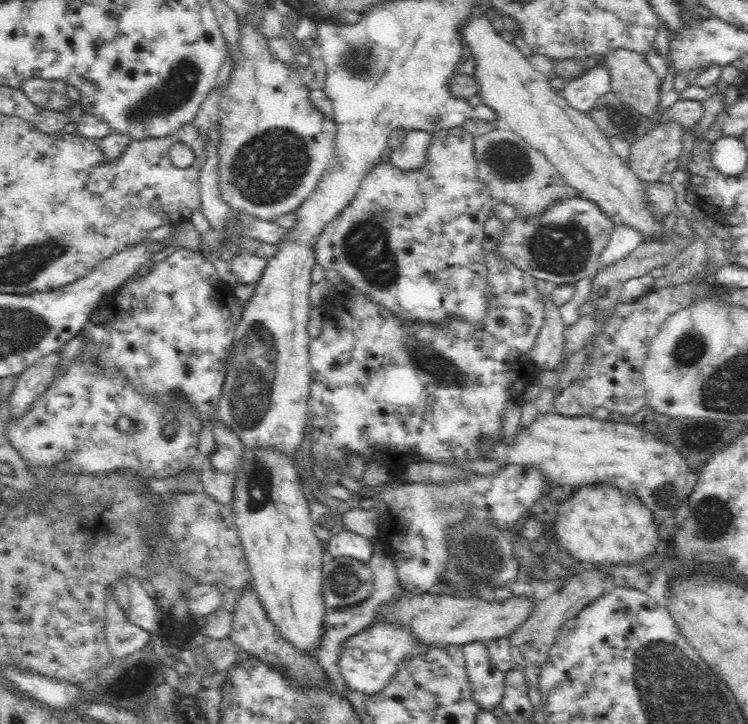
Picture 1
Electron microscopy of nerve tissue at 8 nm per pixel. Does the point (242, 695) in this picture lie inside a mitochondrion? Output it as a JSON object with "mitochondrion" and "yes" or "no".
{"mitochondrion":"no"}

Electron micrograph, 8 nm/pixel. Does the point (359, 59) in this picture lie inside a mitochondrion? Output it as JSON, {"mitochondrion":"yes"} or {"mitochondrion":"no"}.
{"mitochondrion":"yes"}

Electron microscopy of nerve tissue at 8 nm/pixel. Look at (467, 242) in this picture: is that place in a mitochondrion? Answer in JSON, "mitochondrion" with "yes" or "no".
{"mitochondrion":"no"}

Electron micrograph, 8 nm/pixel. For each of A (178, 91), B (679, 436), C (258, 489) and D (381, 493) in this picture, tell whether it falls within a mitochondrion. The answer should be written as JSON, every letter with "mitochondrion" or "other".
{"A":"mitochondrion","B":"other","C":"mitochondrion","D":"other"}

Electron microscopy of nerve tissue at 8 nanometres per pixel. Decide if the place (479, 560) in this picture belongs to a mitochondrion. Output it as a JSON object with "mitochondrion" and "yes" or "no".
{"mitochondrion":"yes"}

